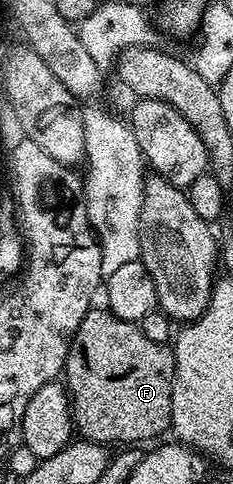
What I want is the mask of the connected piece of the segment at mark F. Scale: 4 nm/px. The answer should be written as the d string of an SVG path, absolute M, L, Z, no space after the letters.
M93 308L81 320L77 332L71 341L71 347L67 353L67 365L65 367L65 389L69 395L71 404L71 420L74 429L79 430L78 437L88 442L101 442L112 444L111 442L125 442L121 444L141 444L137 442L147 442L150 438L155 438L158 434L168 433L171 430L171 401L173 400L173 380L175 379L175 352L170 345L162 346L157 344L157 340L149 340L141 327L129 320L121 320L117 315L111 313L106 308Z

